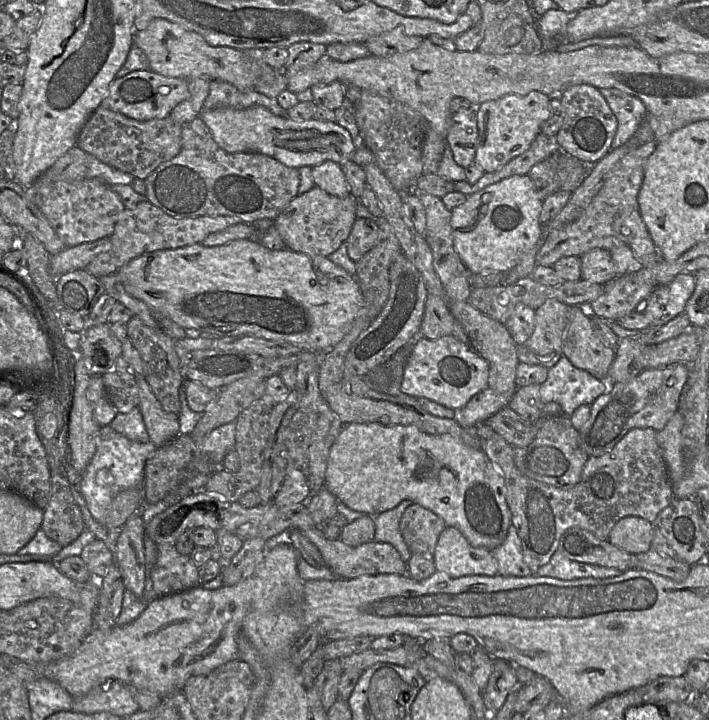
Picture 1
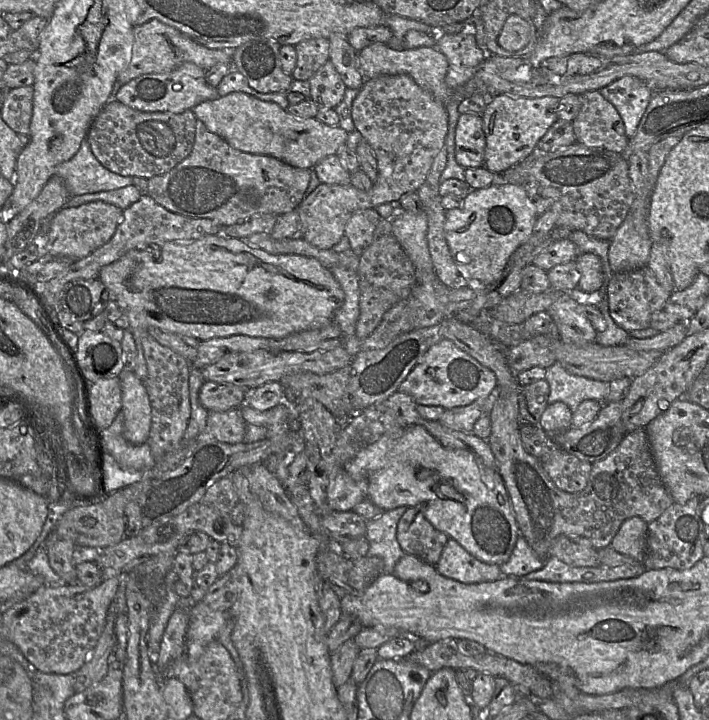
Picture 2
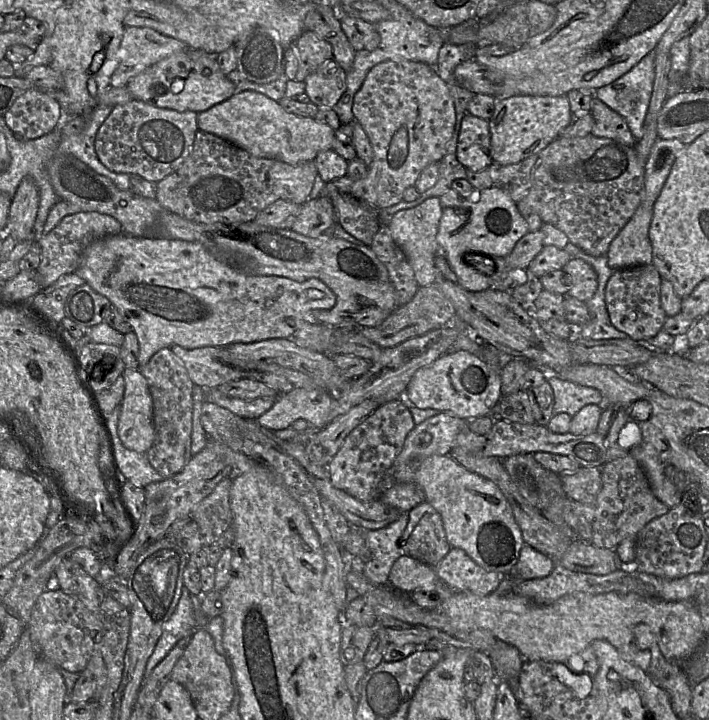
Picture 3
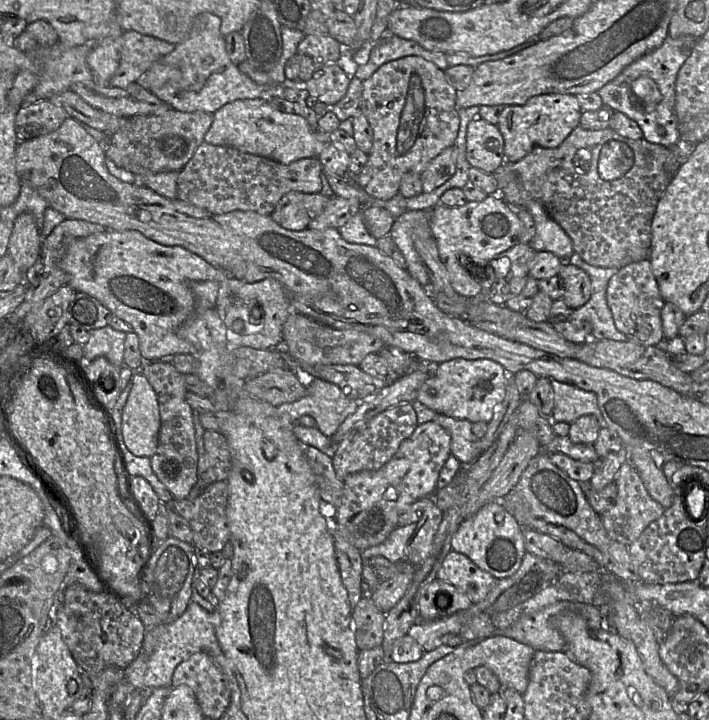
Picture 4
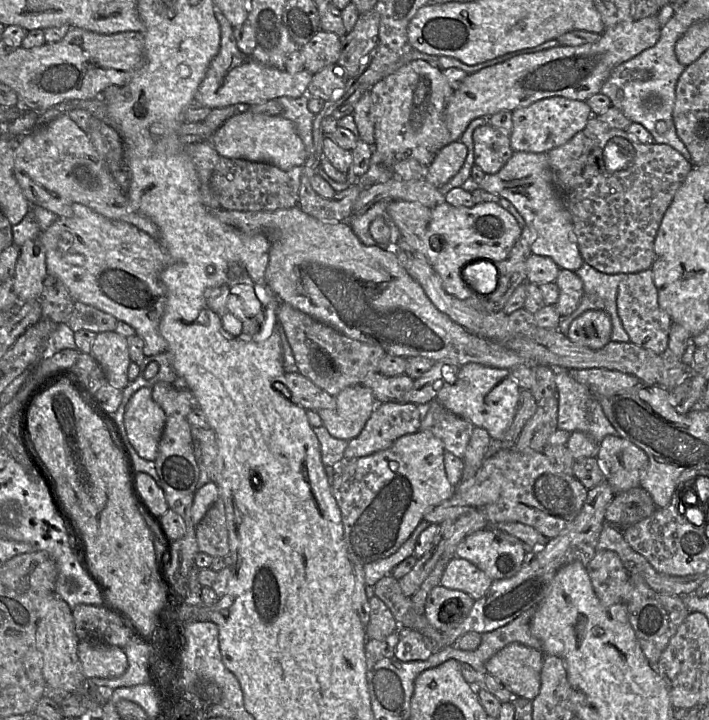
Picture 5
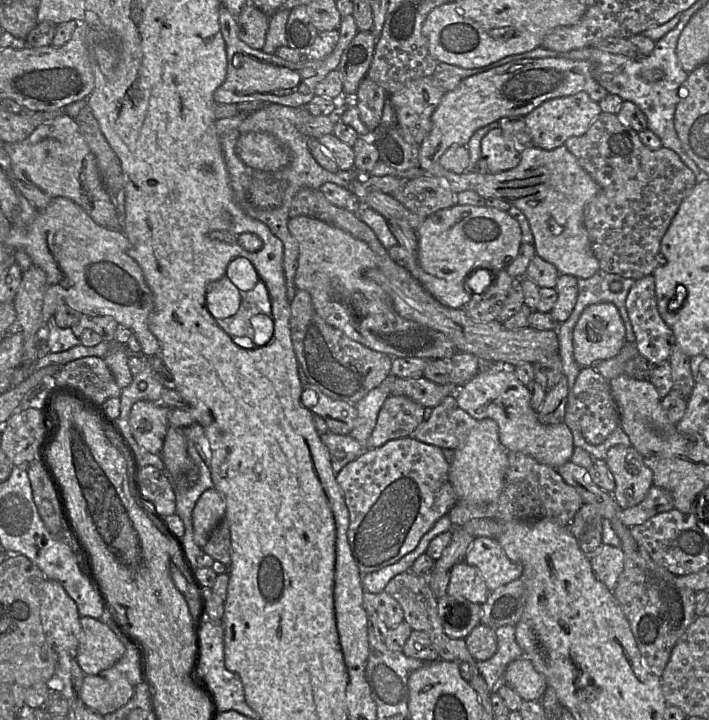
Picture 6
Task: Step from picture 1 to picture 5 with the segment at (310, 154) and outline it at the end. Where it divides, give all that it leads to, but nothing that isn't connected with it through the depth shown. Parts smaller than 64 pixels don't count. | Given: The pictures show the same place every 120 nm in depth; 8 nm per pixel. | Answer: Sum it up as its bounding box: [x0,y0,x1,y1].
[211,110,307,170]

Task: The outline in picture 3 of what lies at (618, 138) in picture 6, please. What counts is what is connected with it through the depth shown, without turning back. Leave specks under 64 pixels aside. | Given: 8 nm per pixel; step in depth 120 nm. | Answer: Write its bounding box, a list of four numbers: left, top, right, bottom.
[495,133,645,257]

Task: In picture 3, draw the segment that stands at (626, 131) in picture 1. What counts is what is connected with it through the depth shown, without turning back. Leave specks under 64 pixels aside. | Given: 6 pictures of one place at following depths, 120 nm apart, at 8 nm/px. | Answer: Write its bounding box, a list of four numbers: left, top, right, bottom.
[593,52,655,139]

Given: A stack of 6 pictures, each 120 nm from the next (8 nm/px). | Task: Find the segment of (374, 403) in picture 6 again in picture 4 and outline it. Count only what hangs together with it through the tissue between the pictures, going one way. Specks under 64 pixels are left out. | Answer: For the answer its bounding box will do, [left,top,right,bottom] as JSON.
[277,378,358,438]

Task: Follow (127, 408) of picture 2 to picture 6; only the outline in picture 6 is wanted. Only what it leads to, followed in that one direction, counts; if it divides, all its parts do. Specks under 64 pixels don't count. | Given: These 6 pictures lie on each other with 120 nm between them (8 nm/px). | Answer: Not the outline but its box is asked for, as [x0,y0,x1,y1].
[129,400,168,454]

